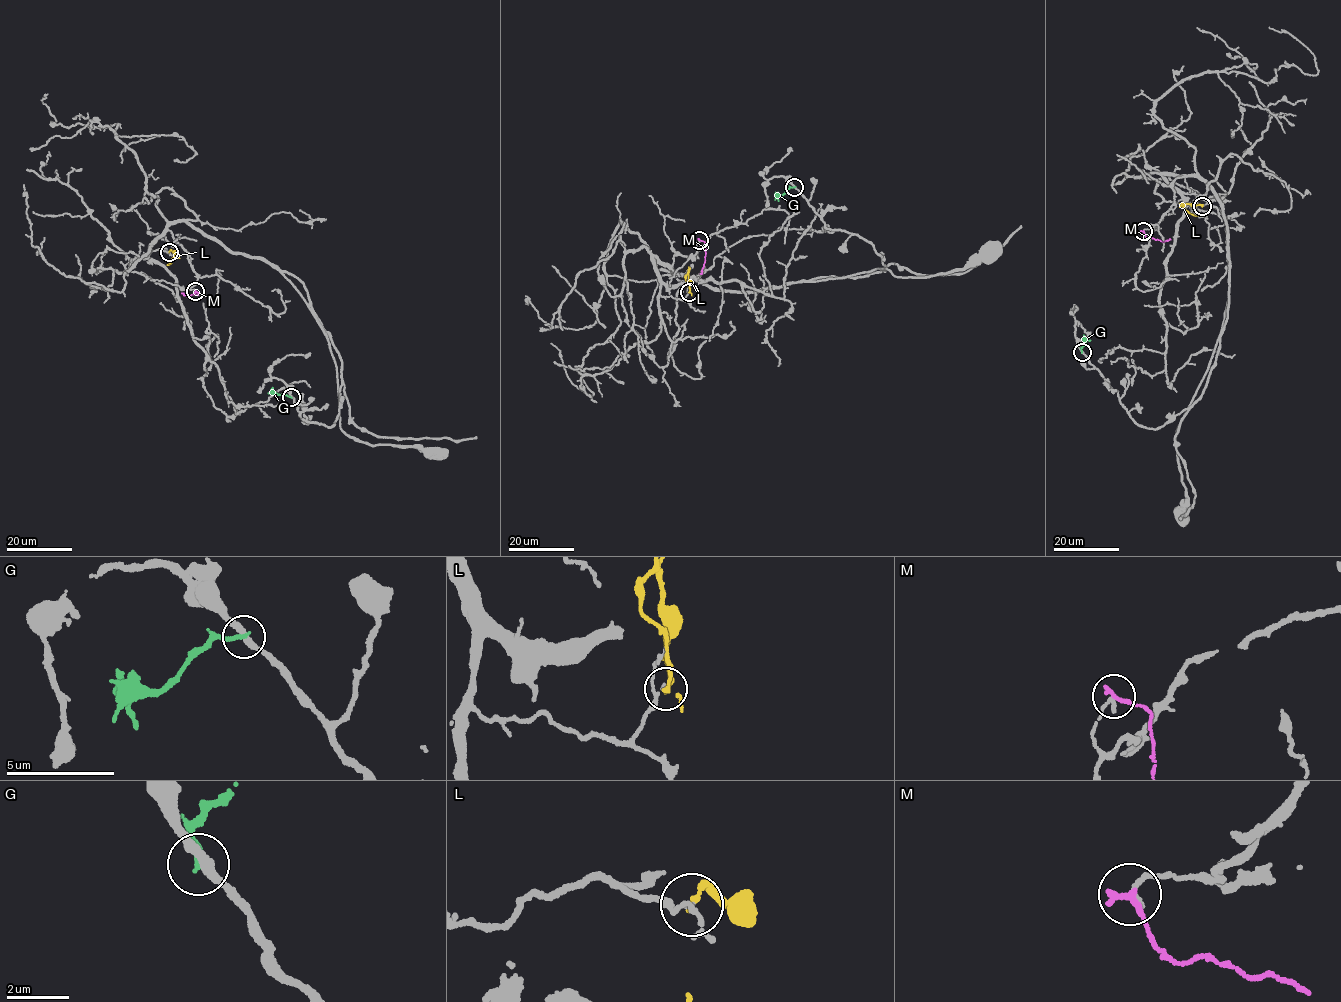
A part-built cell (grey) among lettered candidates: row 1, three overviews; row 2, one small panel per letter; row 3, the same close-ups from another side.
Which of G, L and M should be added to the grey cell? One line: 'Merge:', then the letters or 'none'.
Merge: none

